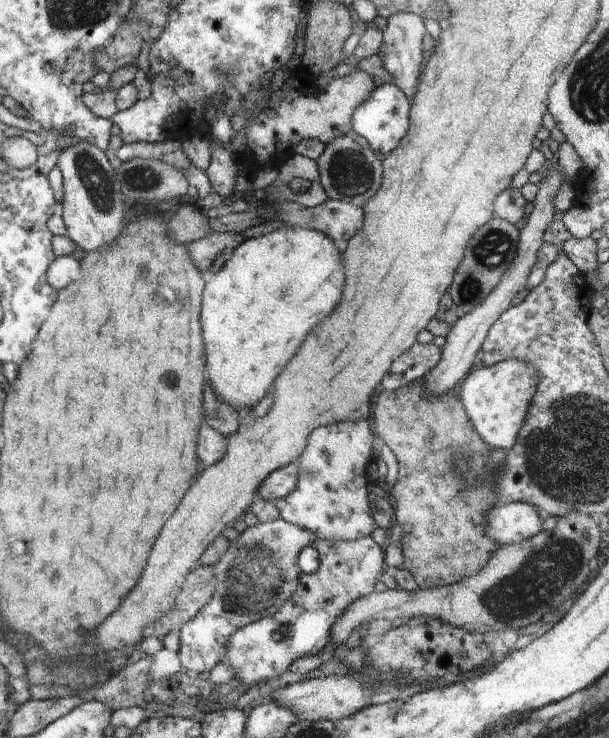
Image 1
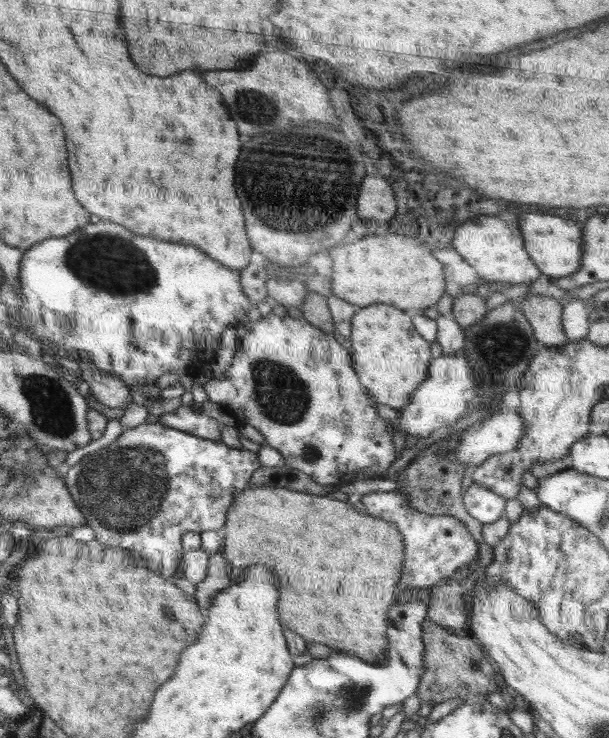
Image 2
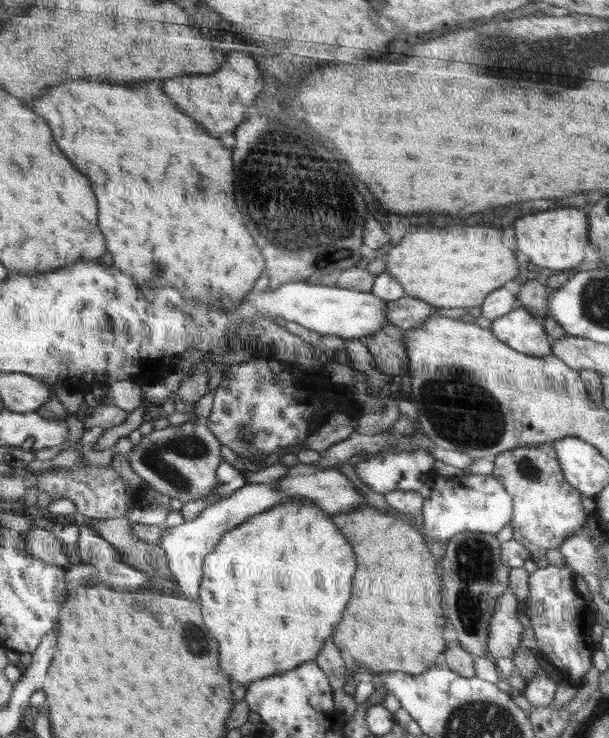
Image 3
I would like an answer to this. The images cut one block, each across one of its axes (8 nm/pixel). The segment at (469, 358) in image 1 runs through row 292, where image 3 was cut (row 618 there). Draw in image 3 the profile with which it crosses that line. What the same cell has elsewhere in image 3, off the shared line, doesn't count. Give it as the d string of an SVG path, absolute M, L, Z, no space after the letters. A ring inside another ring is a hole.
M506 589L498 598L488 625L487 652L494 658L512 658L521 647L524 627L518 621L516 596Z

